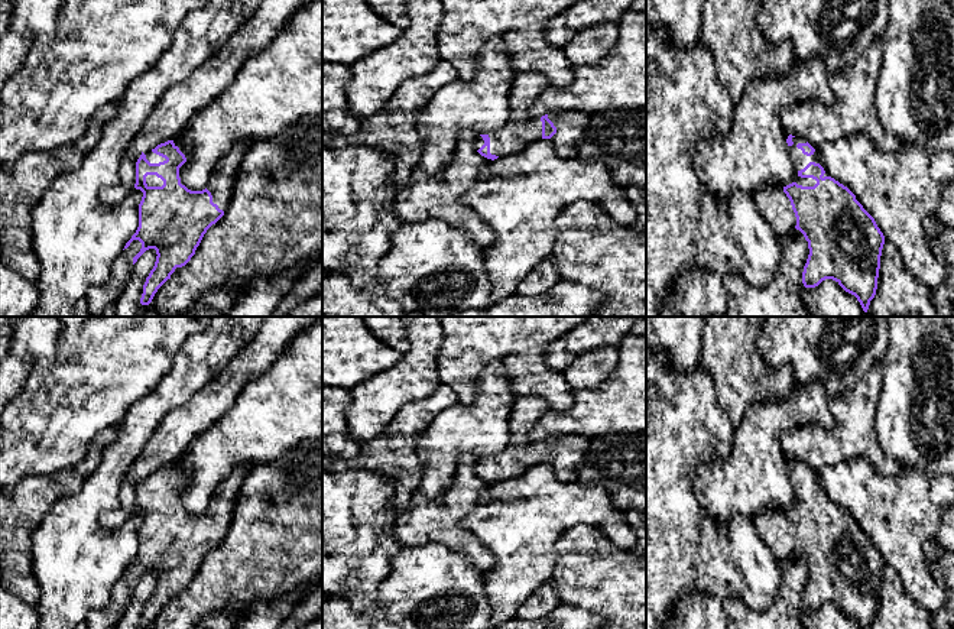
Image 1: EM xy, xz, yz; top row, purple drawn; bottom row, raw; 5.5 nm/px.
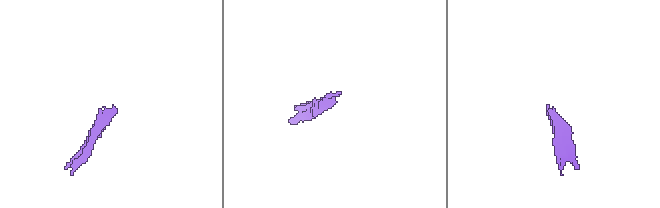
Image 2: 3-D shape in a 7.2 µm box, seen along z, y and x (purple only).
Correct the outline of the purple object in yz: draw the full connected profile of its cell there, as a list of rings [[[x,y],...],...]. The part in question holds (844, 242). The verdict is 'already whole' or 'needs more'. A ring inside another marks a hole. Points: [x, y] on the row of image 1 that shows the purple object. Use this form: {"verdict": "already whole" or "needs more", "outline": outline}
{"verdict": "needs more", "outline": [[[789,134],[786,143],[795,181],[783,188],[759,188],[752,198],[778,240],[796,228],[808,241],[809,254],[802,272],[805,288],[815,288],[822,281],[833,279],[846,292],[854,295],[867,312],[877,289],[885,236],[856,195],[824,171],[818,163],[817,150],[805,139]]]}

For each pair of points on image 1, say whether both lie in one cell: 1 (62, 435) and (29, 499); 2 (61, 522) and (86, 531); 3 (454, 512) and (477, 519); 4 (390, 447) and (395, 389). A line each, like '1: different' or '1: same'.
1: different
2: same
3: different
4: different

